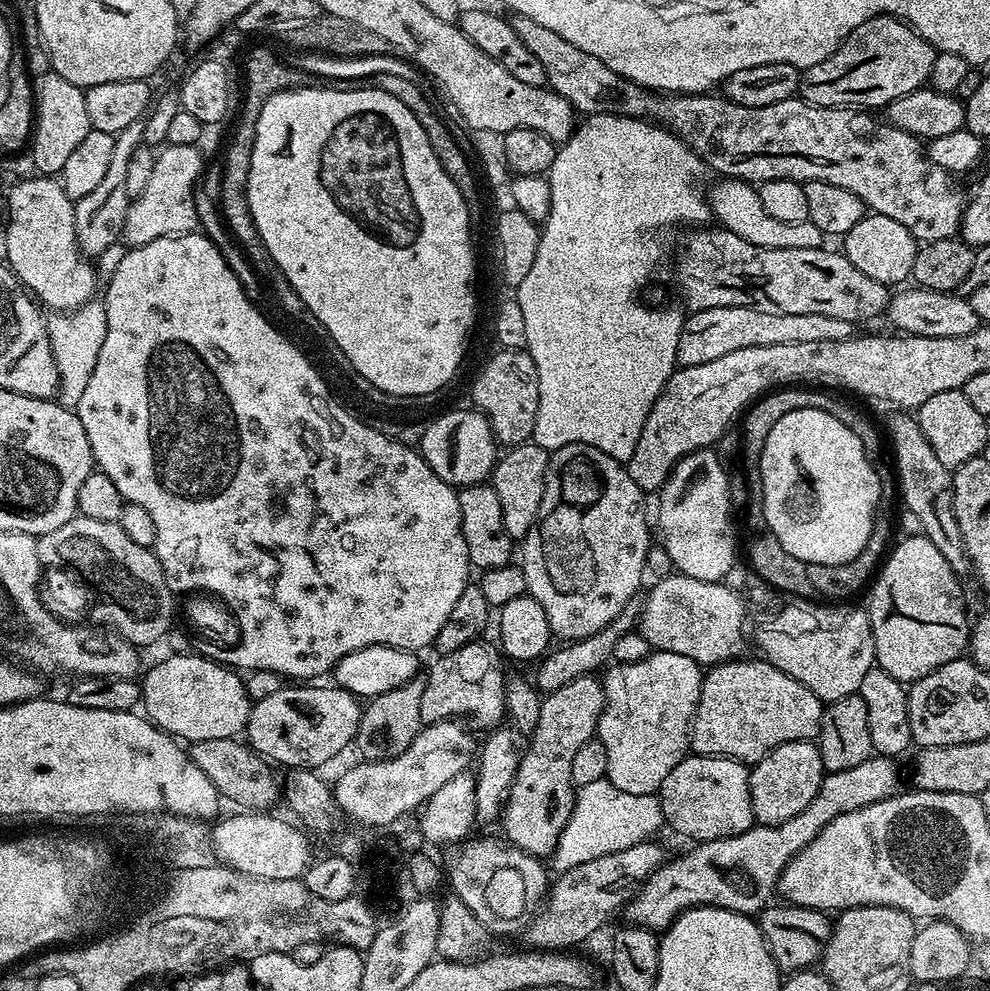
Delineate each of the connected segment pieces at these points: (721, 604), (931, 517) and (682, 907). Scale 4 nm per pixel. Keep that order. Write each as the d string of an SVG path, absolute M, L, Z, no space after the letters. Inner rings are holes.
M664 574L659 577L660 580L648 592L648 597L643 597L642 607L640 609L640 618L638 621L638 630L646 638L649 649L657 652L669 652L670 654L686 654L686 658L690 658L695 664L701 666L711 666L719 664L725 660L733 659L737 655L736 652L740 648L740 627L744 624L744 600L738 593L727 588L724 582L702 582L698 578L690 578L679 574Z
M896 416L892 420L892 452L896 455L895 479L898 481L898 496L904 499L903 507L910 514L916 515L918 522L922 522L922 534L934 546L946 562L964 578L969 575L970 565L968 551L964 549L962 534L958 530L958 522L954 514L954 494L952 493L952 472L938 462L938 454L926 442L920 429L919 419L908 416Z
M869 756L866 762L858 762L858 766L850 766L850 770L838 770L825 775L822 786L814 798L810 798L810 806L802 810L790 822L782 822L778 826L769 824L756 824L750 830L746 830L737 836L727 836L717 840L701 840L689 852L681 856L669 859L646 882L641 884L636 895L624 905L622 916L628 924L636 924L639 928L649 928L650 931L660 934L664 929L669 928L680 915L691 908L721 908L731 912L740 912L743 916L759 914L769 907L768 900L777 891L780 875L786 865L796 857L799 852L810 842L814 842L816 835L838 814L846 814L855 808L870 806L874 802L882 802L886 798L897 795L901 791L900 768L895 759L890 756Z

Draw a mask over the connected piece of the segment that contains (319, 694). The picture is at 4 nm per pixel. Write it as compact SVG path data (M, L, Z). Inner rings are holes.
M281 686L278 694L270 694L270 698L253 703L248 715L246 740L253 752L273 765L316 770L320 768L319 764L334 759L347 744L355 741L362 704L344 688L296 687L300 688Z

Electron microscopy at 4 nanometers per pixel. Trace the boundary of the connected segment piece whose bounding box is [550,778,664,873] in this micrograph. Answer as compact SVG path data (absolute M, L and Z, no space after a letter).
M608 779L590 782L590 786L576 788L572 801L572 813L558 838L558 846L550 857L550 863L556 867L557 873L570 870L574 866L582 866L582 862L594 862L594 858L602 858L602 854L614 854L618 850L626 850L626 846L634 846L653 837L664 824L664 815L659 795L626 794L626 790L618 790Z

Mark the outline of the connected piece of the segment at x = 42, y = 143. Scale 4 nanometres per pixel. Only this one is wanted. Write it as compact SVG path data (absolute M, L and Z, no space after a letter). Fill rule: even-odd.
M49 71L46 74L35 77L32 94L36 101L36 114L34 117L34 127L30 137L30 149L32 148L32 164L37 173L45 176L55 177L66 166L70 154L86 138L86 134L92 131L90 114L86 114L86 98L84 97L85 89L74 86L74 82L66 82L62 74Z

